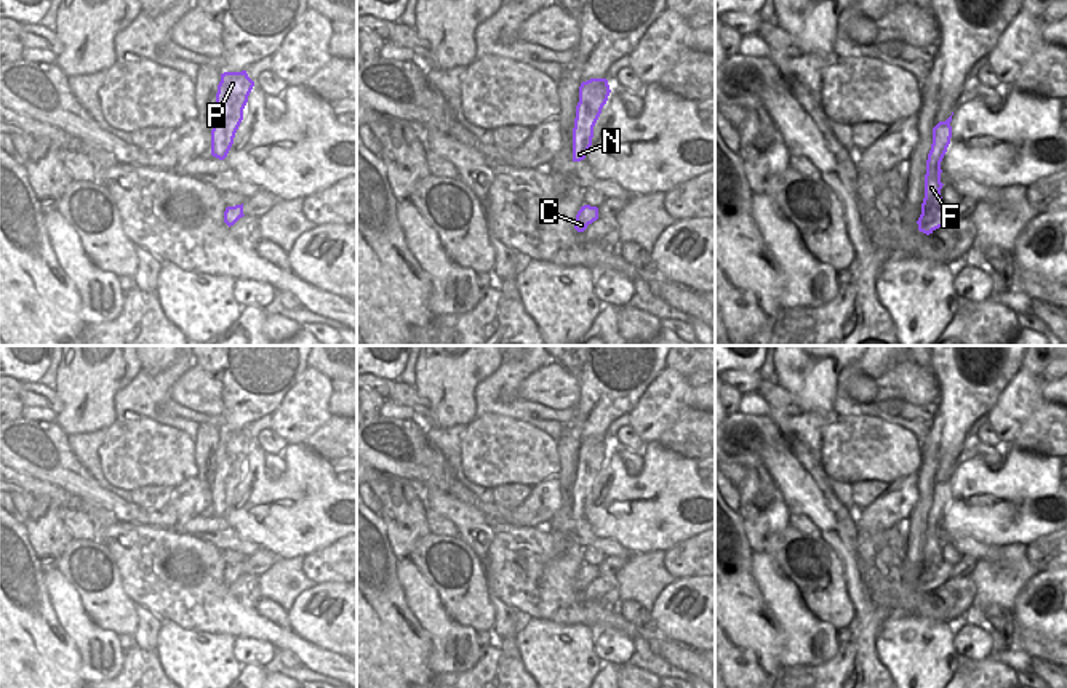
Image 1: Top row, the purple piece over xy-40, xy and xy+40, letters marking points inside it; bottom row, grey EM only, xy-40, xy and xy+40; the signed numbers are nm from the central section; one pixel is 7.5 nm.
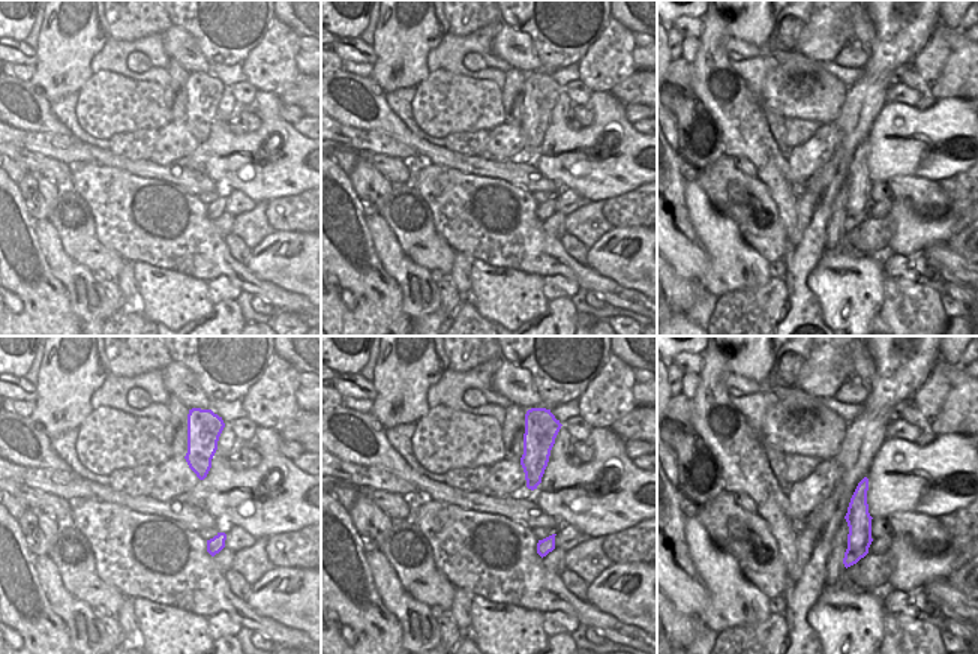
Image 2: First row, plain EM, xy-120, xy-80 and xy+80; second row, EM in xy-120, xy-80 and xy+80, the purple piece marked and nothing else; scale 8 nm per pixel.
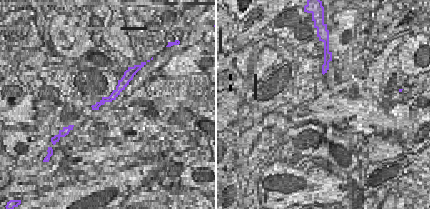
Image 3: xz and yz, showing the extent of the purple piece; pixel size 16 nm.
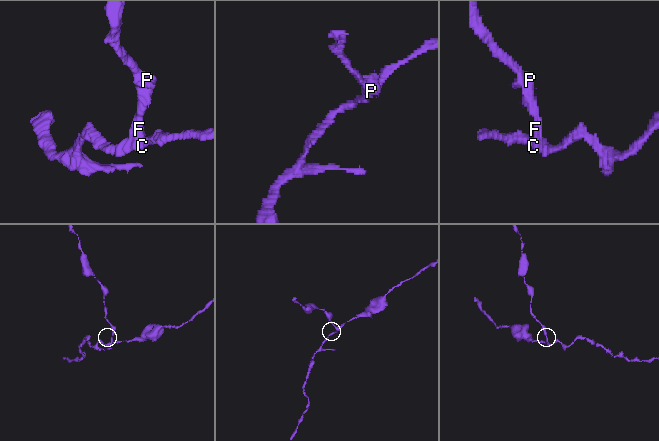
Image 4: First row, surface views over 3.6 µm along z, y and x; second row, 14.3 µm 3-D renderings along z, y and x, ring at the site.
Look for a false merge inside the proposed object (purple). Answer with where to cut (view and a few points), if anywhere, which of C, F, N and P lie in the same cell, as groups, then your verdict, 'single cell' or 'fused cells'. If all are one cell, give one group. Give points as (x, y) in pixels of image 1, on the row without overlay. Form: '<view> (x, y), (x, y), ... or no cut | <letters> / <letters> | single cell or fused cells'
xy+40 (923, 560), (935, 570), (943, 562) | C / F N P | fused cells

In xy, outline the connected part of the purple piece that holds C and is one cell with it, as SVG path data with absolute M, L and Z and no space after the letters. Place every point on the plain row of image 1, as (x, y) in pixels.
M584 563L584 565L581 565L581 568L576 573L574 587L577 590L584 590L587 587L587 584L597 578L598 578L598 566Z

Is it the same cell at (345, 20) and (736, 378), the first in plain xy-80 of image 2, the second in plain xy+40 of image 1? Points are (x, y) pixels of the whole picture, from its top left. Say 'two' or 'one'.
two

